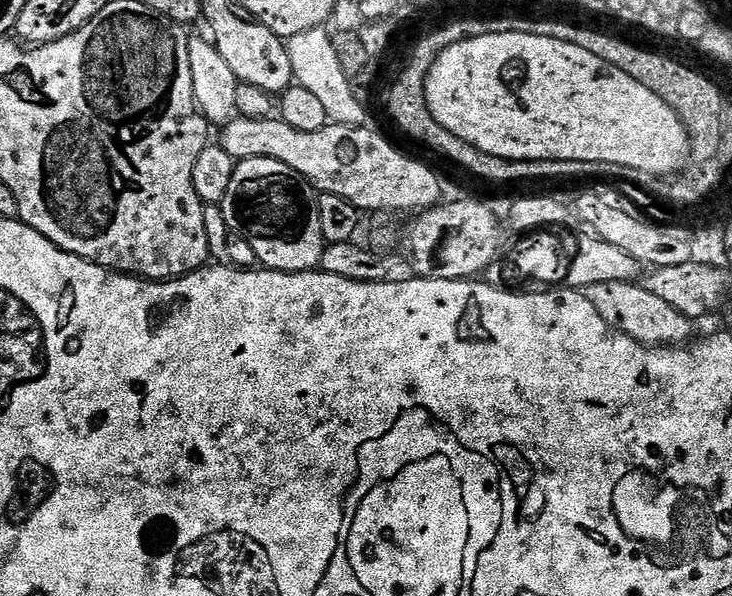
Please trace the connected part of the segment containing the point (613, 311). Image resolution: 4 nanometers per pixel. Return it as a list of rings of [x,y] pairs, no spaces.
[[[598,282],[594,286],[583,289],[584,297],[598,310],[598,314],[617,332],[634,338],[640,344],[649,346],[680,346],[689,339],[694,328],[693,321],[682,315],[670,302],[662,302],[650,294],[639,283],[633,282]]]

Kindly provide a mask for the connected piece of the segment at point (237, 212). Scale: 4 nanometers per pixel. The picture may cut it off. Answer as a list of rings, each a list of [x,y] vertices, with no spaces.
[[[250,158],[239,161],[234,170],[234,178],[230,178],[230,190],[226,190],[226,198],[219,204],[219,208],[225,216],[229,233],[246,238],[246,242],[250,242],[250,247],[254,250],[257,261],[265,269],[273,272],[310,272],[319,269],[326,241],[322,234],[322,222],[318,218],[318,193],[309,180],[303,180],[297,172],[290,170],[290,166],[286,166],[286,162],[278,162],[274,158]]]

